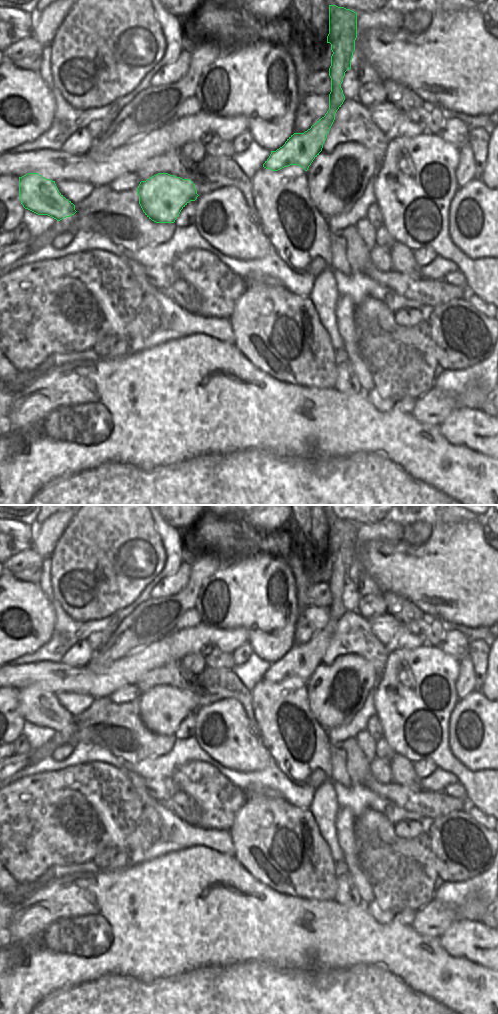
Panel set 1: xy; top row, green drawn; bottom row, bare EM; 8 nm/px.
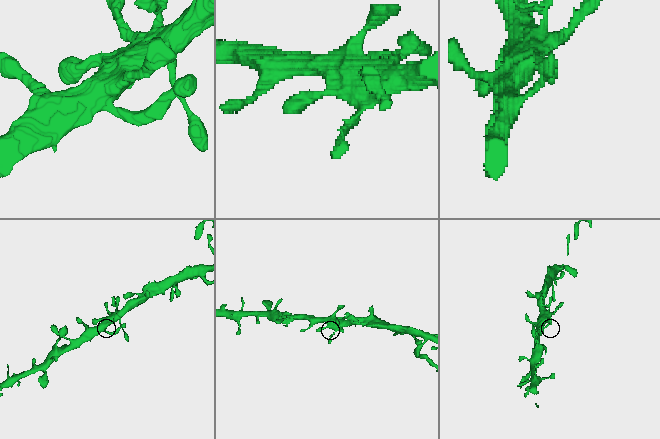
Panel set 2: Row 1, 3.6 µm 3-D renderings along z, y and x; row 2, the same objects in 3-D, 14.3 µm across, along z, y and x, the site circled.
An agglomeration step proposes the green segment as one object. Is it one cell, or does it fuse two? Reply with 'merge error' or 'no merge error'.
no merge error

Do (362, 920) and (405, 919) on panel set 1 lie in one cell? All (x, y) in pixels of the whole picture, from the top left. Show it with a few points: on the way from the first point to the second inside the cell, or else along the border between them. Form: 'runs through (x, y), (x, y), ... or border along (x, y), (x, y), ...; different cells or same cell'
border along (365, 906), (378, 922), (398, 924); different cells

